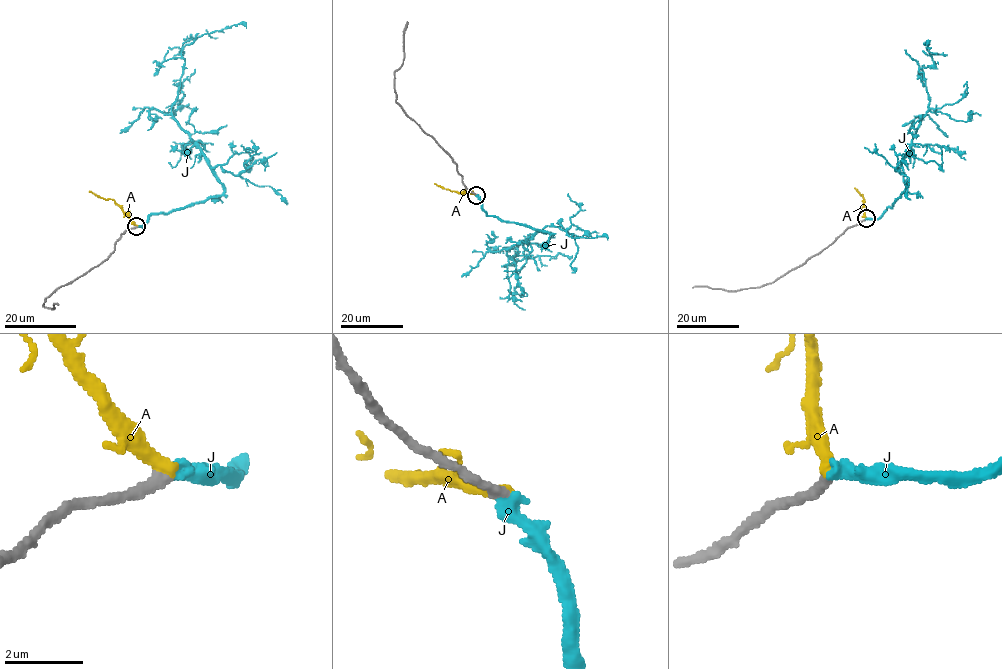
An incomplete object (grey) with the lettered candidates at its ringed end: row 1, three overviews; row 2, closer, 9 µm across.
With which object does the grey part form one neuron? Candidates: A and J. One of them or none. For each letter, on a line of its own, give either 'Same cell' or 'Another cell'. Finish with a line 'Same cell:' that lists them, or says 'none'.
A: Another cell
J: Same cell
Same cell: J

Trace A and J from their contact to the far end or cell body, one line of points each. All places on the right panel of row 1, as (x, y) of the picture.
A: (865, 218), (863, 196), (854, 188)
J: (865, 218), (878, 218), (905, 189), (902, 160), (928, 109), (929, 97), (918, 70), (933, 64), (926, 45)

